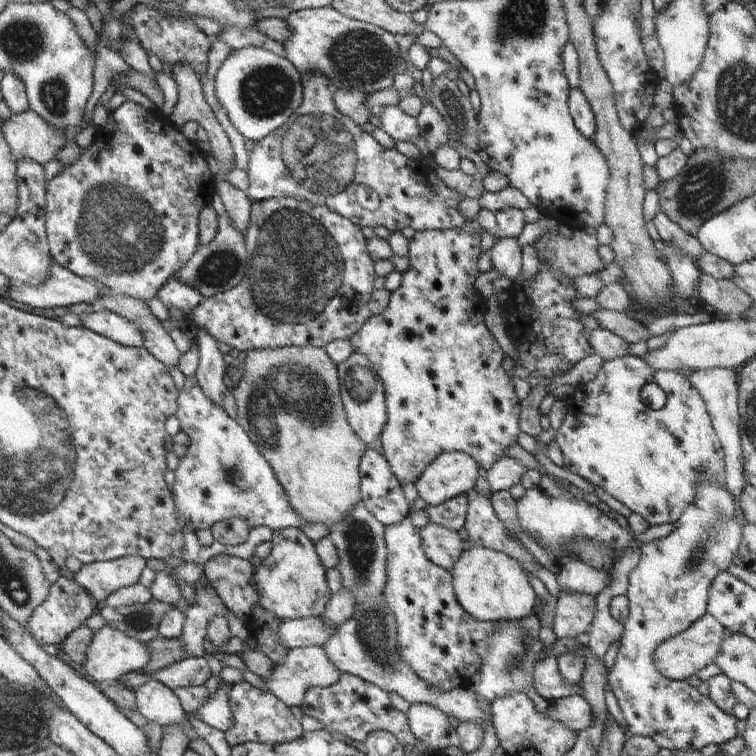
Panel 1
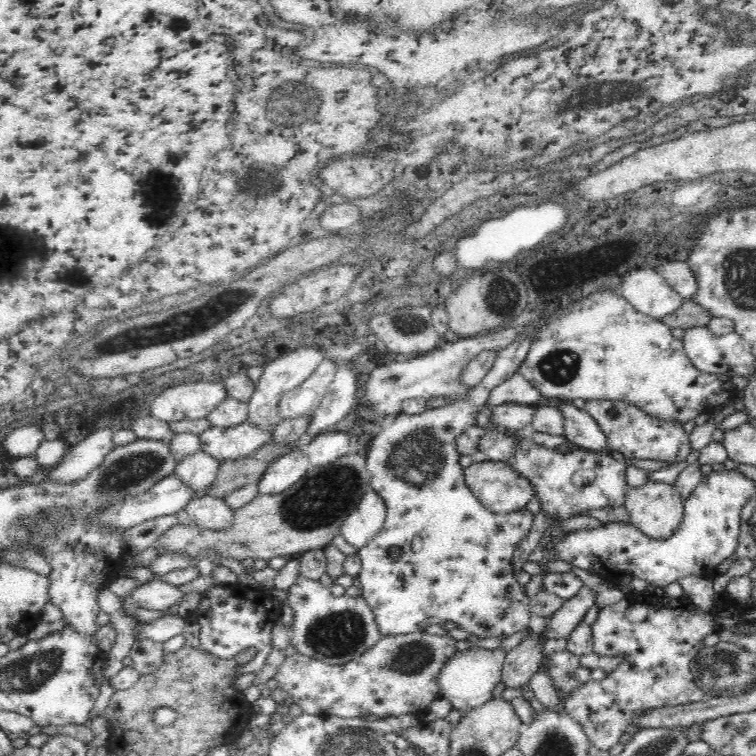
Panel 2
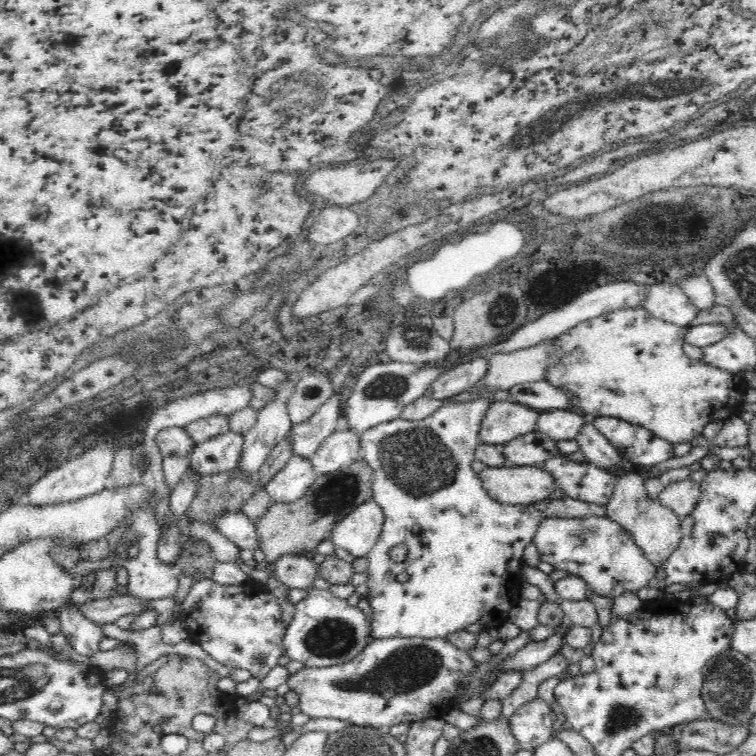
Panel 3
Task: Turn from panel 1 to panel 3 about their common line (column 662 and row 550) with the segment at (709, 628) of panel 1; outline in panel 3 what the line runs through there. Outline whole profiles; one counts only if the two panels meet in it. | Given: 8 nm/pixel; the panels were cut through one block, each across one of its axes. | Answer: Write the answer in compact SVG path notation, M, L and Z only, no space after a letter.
M637 473L618 476L612 498L605 506L605 514L610 520L620 524L624 531L630 533L634 542L643 550L646 558L654 566L660 568L660 566L664 566L666 558L678 548L678 544L682 540L681 521L679 516L664 506L659 499L648 498L644 480Z

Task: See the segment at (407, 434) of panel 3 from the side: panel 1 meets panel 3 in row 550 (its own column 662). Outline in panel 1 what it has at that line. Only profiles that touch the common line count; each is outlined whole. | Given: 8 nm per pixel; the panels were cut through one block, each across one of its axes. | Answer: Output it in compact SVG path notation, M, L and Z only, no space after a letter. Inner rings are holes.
M632 355L614 359L613 361L603 361L598 374L596 374L596 378L586 385L578 386L574 394L568 396L565 402L567 403L566 416L564 416L562 426L560 426L555 434L555 440L562 451L565 461L564 466L575 475L586 479L594 487L601 488L604 492L612 496L612 498L619 500L631 512L636 512L640 516L643 516L644 520L650 526L664 524L666 522L675 523L680 518L680 515L692 504L696 496L696 489L699 488L699 484L701 483L700 473L707 473L715 477L716 481L725 486L725 456L721 442L718 440L718 435L712 426L710 415L706 410L701 394L689 383L689 380L680 371L654 370L644 359ZM650 382L658 384L666 393L666 404L657 411L650 409L640 401L640 390L642 390L645 384L650 384Z

